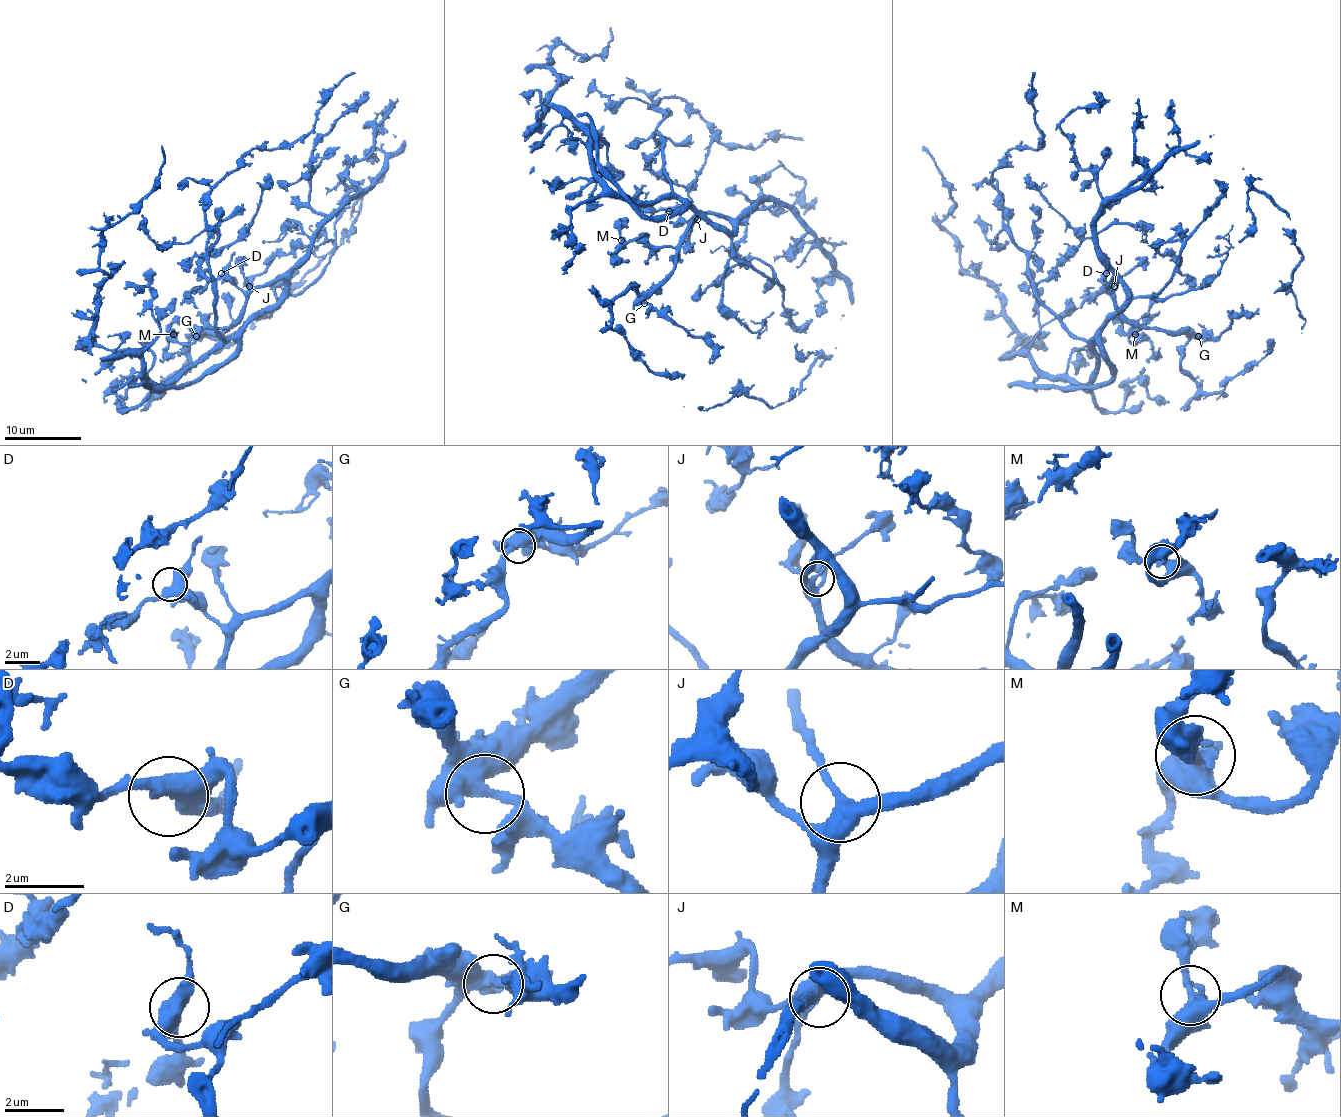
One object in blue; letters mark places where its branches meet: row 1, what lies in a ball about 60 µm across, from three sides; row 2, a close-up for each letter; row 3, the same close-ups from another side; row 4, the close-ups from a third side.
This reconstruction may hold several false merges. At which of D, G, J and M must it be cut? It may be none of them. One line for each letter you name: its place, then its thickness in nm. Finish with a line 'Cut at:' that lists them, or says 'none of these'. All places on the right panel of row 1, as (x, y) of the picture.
Cut at: none of these

